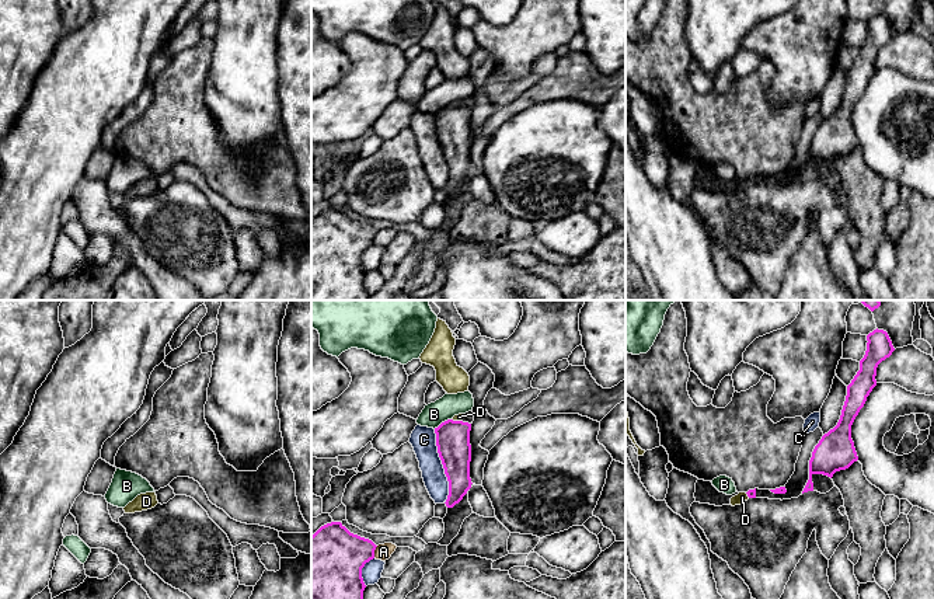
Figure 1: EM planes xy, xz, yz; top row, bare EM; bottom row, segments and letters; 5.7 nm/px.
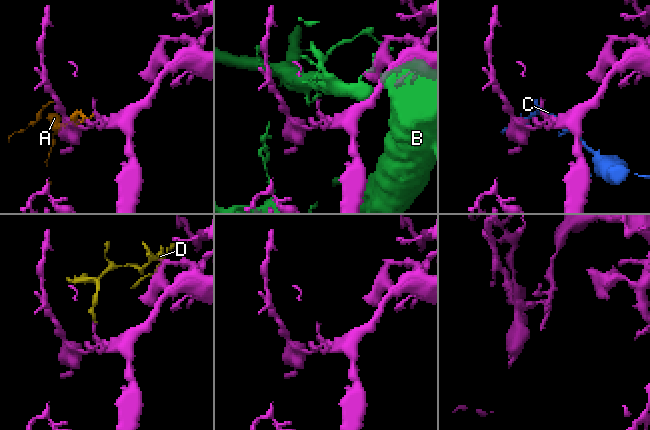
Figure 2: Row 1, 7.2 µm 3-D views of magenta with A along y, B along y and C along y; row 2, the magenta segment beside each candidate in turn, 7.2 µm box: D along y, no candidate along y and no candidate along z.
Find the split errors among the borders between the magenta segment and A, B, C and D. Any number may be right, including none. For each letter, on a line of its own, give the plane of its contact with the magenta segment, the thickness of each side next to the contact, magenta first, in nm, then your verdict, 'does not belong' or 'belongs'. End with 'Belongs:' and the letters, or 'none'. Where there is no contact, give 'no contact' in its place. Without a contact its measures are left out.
A: contact in xz; calibres 360 and 100 nm; does not belong
B: contact in xz; calibres 190 and 140 nm; does not belong
C: contact in xz; calibres 190 and 140 nm; does not belong
D: contact in xz; calibres 190 and 40 nm; belongs
Belongs: D

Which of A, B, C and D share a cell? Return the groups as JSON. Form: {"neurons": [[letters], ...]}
{"neurons": [["A"], ["B"], ["C"], ["D"]]}

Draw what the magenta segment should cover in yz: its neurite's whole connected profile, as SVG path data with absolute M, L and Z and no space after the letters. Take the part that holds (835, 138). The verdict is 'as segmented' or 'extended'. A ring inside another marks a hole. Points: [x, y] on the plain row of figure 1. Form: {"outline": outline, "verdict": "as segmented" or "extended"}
{"outline": "M874 15L867 21L867 36L860 46L860 56L847 72L847 81L837 111L822 122L809 146L809 166L802 177L813 177L812 161L833 163L836 157L848 154L858 146L851 125L851 111L864 93L867 83L877 72L877 53L895 36L886 17Z", "verdict": "as segmented"}

